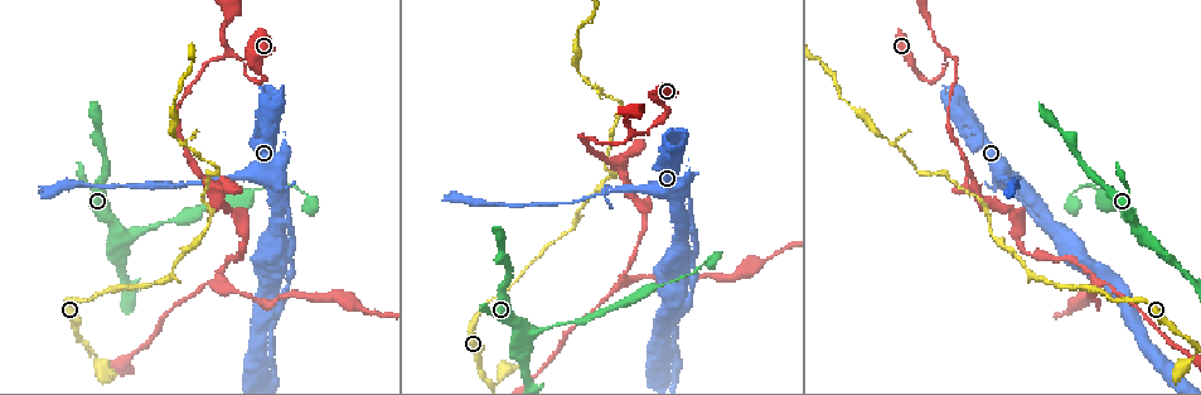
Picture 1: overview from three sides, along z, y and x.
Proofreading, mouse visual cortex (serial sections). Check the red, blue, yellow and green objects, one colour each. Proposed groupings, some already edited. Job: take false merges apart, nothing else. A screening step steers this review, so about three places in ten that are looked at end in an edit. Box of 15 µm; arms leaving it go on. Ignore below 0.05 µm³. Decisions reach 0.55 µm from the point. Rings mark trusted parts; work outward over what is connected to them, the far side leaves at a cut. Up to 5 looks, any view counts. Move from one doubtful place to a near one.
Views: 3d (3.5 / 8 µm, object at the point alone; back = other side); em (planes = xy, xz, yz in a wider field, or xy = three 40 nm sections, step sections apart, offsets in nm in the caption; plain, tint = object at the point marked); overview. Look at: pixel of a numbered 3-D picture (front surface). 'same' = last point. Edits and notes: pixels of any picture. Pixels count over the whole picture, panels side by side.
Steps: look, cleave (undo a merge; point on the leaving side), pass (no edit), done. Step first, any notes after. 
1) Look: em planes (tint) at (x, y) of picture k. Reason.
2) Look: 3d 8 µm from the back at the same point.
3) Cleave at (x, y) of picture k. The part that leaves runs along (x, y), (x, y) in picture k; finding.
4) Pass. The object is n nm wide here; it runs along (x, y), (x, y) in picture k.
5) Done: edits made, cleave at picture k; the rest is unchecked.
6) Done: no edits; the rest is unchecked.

Look: 3d 3.5 µm at (1033, 204) of picture 1. Arms run side by side.

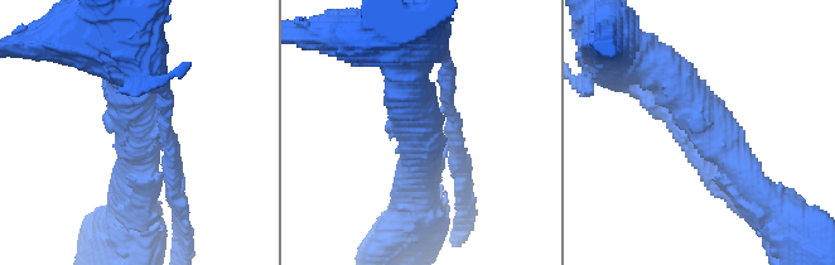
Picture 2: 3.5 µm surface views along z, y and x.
Look: em planes (tint) at (704, 121) of picture 2. Shape alone is not enough.

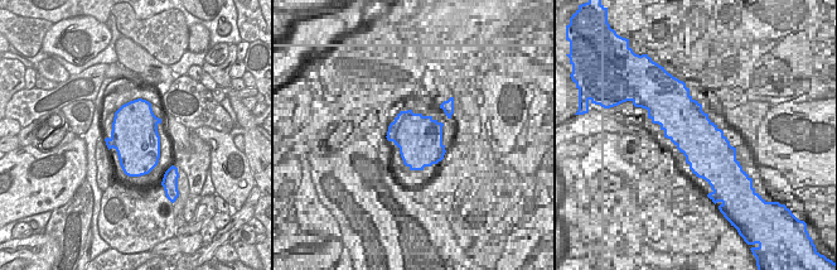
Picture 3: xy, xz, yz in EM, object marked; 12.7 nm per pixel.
Look: em xy step 2 (tint) at the same point.

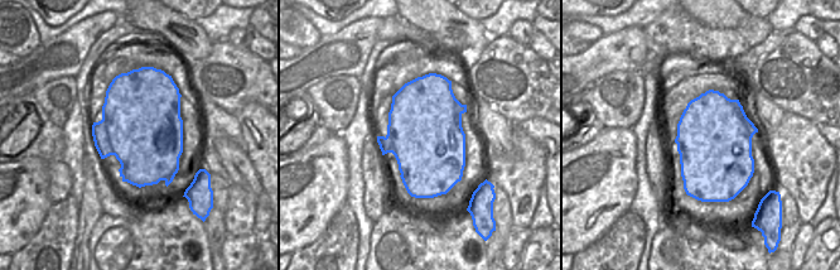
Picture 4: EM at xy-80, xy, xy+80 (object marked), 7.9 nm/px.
Pass. It runs along (651, 64), (674, 80), (757, 193) in picture 2; one cell here.

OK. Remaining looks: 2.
Look: 3d 3.5 µm at (678, 162) of picture 1. Sharp bend.

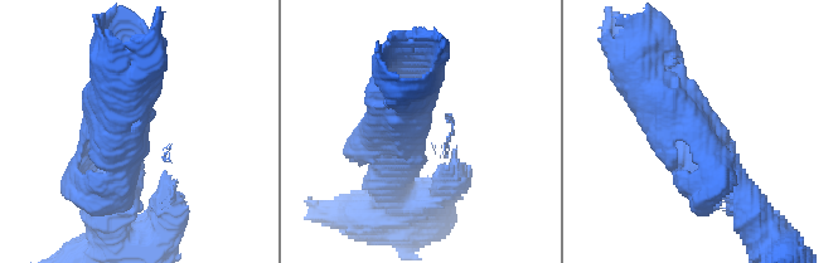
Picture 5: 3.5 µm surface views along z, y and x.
Look: em xy step 2 (tint) at (415, 126) of picture 5. Now the EM.

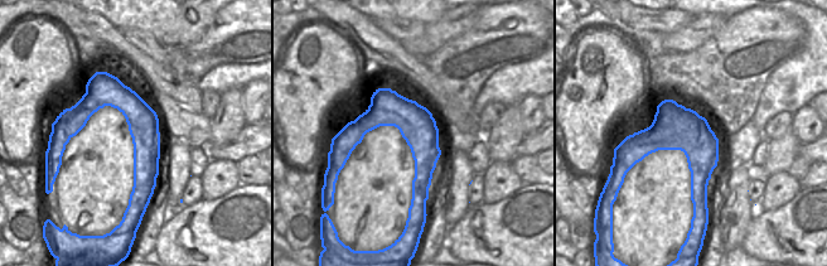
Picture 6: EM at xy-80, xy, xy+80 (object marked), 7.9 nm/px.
Pass. It runs along (740, 191), (696, 98), (653, 87) in picture 5; all the same cell.

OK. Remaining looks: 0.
Done: no edits; the rest is unchecked.

